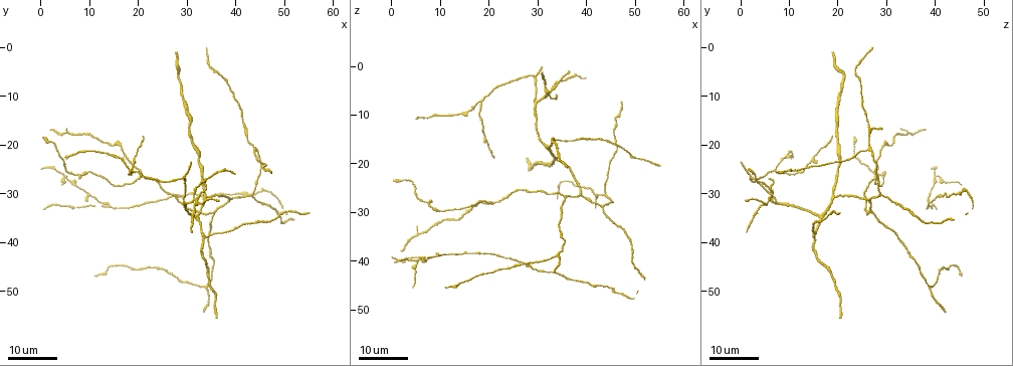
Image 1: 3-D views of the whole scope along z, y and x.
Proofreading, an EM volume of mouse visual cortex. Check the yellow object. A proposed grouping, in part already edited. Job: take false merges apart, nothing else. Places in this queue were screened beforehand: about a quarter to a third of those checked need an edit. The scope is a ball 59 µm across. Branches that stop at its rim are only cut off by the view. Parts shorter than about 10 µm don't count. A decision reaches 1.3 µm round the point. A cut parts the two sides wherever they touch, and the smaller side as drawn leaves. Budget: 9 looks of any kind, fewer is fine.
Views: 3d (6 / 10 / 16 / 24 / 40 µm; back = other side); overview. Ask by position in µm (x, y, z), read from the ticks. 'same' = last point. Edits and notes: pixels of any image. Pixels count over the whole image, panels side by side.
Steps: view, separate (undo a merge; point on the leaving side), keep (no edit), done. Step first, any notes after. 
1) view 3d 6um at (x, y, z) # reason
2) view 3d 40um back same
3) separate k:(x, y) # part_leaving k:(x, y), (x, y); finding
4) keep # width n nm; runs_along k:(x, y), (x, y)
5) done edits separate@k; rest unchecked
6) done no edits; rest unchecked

view 3d 24um at (43.5, 21.0, 26.5)

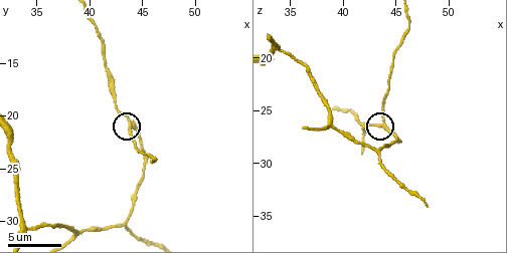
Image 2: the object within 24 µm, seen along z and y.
view 3d 10um at (43.8, 21.0, 26.0) # zoom in

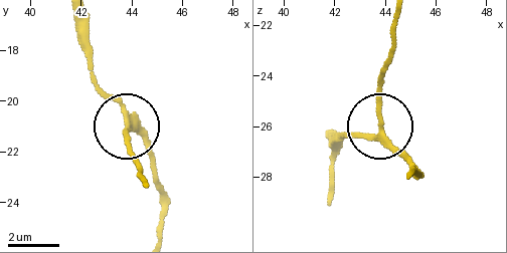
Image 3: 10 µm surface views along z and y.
keep # arms 3; runs_along 3:(409, 177), (403, 153), (379, 122), (379, 72); continuous, no second cell

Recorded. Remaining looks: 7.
view 3d 10um at (43.4, 30.2, 28.6) # three arms meet

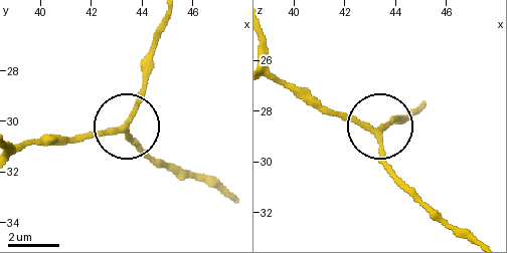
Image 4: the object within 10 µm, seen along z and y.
keep # side_arm 38 um; runs_along 4:(461, 236), (385, 161), (383, 128), (406, 117); one cell here

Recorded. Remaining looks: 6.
view 3d 16um at (31.0, 31.5, 6.0) # four arms meet

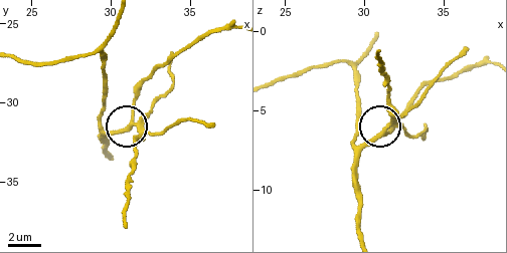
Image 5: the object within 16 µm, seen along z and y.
view 3d 6um at (31.5, 31.1, 6.3)

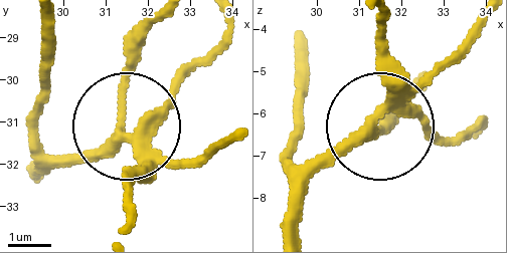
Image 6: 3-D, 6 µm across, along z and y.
separate 6:(172, 91) # part_leaving 6:(144, 146), (126, 229); a second cell is stuck on

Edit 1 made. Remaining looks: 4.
view 3d 16um at (34.0, 39.0, 15.0) # looks like a crossing

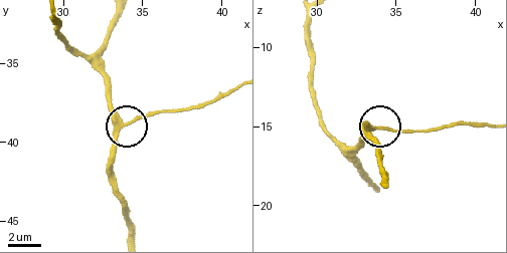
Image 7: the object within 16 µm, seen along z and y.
view 3d 6um at (34.0, 38.8, 15.1)

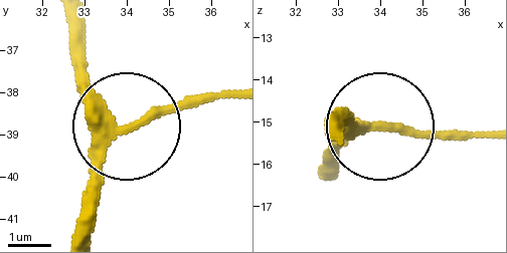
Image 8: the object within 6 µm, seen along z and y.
keep # width 280 nm; runs_along 8:(74, 23), (81, 76), (121, 131), (77, 224); all the same cell

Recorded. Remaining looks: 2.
view 3d 16um at (31.5, 35.0, 16.5)

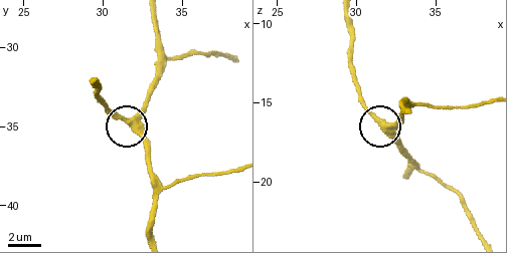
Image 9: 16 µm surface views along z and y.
view 3d 6um at (31.7, 34.8, 16.3)

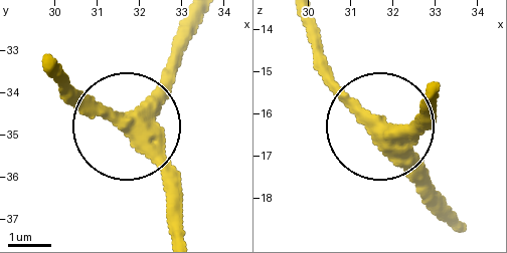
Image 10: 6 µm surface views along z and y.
keep # side_arm 30 um; runs_along 10:(200, 19), (132, 127), (179, 210); one cell here

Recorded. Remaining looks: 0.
done edits separate@6; rest unchecked

